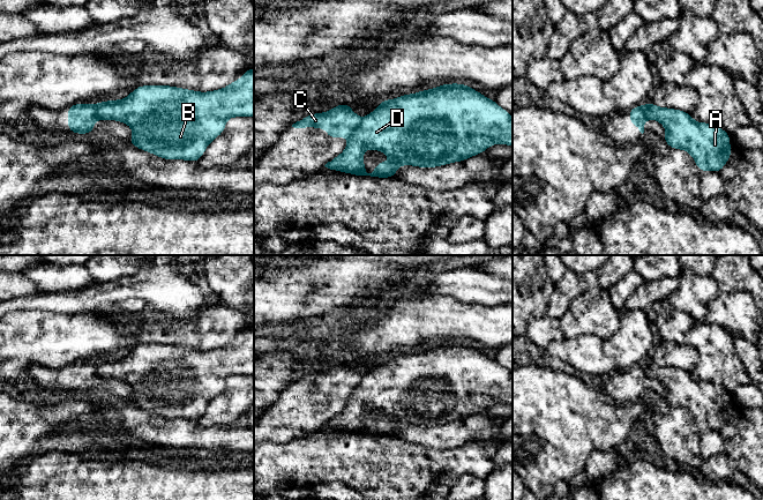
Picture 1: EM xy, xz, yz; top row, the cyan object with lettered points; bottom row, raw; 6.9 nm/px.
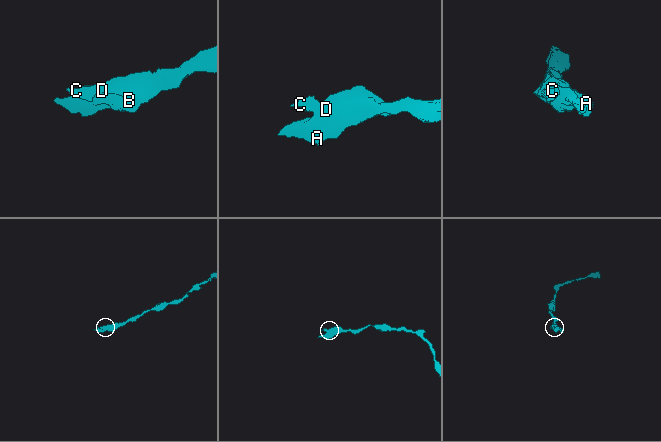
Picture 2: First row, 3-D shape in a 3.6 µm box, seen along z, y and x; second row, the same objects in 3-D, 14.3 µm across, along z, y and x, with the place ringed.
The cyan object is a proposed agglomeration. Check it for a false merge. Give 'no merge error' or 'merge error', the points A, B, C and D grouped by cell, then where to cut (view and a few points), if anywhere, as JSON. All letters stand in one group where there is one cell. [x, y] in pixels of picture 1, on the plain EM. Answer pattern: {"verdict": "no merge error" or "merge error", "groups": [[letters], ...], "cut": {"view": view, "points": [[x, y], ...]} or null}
{"verdict": "merge error", "groups": [["A", "B", "D"], ["C"]], "cut": {"view": "xz", "points": [[360, 379], [349, 396]]}}

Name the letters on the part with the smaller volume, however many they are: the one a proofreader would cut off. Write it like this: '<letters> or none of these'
C

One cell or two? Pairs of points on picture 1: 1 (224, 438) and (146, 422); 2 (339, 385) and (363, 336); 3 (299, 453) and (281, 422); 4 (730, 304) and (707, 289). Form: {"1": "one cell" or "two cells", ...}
{"1": "one cell", "2": "two cells", "3": "two cells", "4": "two cells"}

